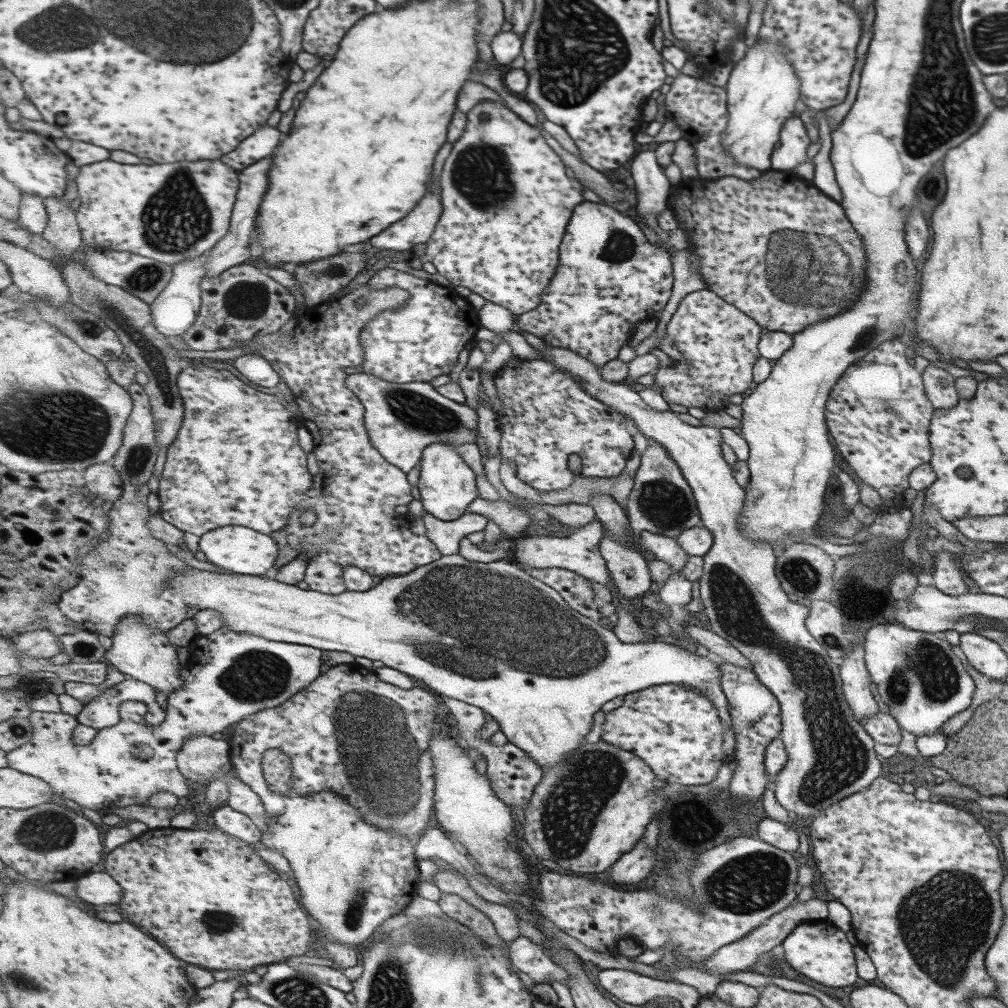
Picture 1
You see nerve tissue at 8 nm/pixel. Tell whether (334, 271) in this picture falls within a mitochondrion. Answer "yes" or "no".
yes

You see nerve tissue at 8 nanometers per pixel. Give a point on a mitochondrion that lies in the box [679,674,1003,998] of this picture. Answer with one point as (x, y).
(950, 915)

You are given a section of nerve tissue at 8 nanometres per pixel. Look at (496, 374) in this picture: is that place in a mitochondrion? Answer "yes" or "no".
no

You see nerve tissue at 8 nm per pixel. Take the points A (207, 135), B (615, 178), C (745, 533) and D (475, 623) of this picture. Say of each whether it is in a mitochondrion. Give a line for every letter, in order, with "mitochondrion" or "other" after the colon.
A: other
B: other
C: other
D: mitochondrion

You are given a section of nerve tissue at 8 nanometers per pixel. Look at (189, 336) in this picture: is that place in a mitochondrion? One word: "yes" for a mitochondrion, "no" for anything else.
no

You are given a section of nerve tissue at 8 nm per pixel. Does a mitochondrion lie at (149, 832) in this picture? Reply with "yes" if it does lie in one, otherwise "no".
no

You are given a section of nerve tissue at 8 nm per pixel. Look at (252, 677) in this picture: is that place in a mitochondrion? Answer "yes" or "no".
yes

